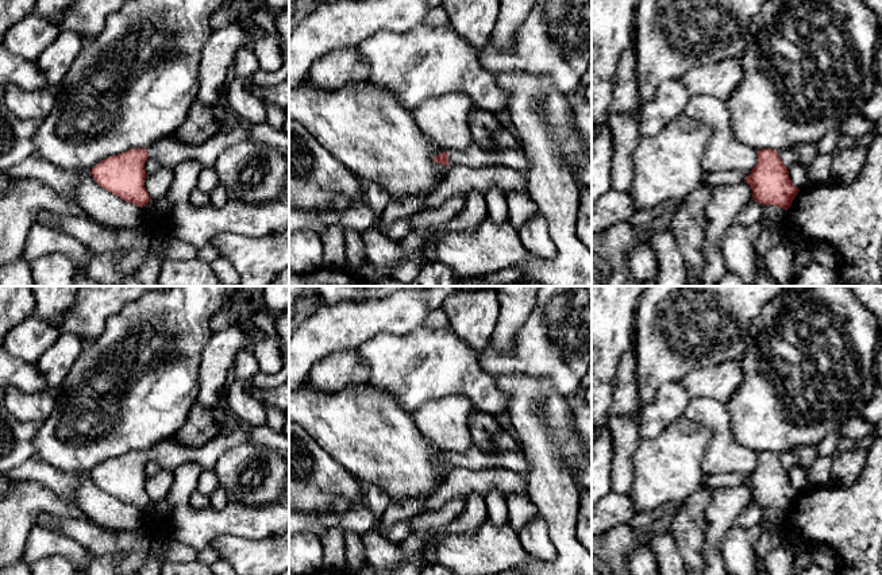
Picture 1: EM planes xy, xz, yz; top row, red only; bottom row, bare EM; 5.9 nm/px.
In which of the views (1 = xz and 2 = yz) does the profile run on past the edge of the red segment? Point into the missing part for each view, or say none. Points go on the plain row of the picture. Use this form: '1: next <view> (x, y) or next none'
1: next xz (513, 460)
2: next none

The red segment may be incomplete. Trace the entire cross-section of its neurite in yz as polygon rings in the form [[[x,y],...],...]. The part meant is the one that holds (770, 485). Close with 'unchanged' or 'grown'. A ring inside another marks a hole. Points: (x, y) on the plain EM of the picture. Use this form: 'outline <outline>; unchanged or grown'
outline [[[771,451],[758,454],[758,466],[744,485],[752,491],[752,502],[785,513],[800,494],[792,485],[787,468],[781,463],[778,454]]]; unchanged

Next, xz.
outline [[[473,445],[465,452],[442,455],[434,459],[434,464],[444,468],[504,468],[517,474],[525,474],[529,470],[528,460],[520,451],[502,449],[489,455]]]; grown

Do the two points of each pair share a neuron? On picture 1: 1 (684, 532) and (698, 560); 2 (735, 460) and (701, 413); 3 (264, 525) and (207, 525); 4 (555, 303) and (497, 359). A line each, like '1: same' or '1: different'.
1: same
2: same
3: same
4: same

